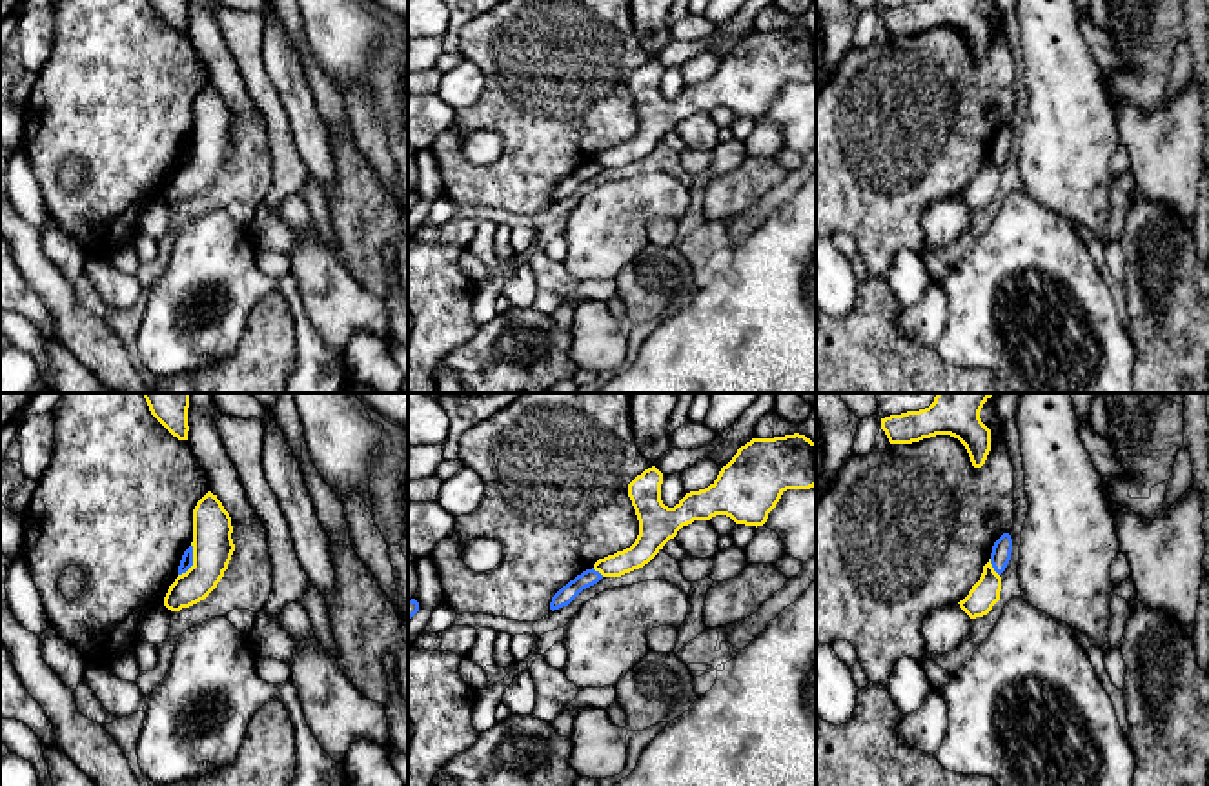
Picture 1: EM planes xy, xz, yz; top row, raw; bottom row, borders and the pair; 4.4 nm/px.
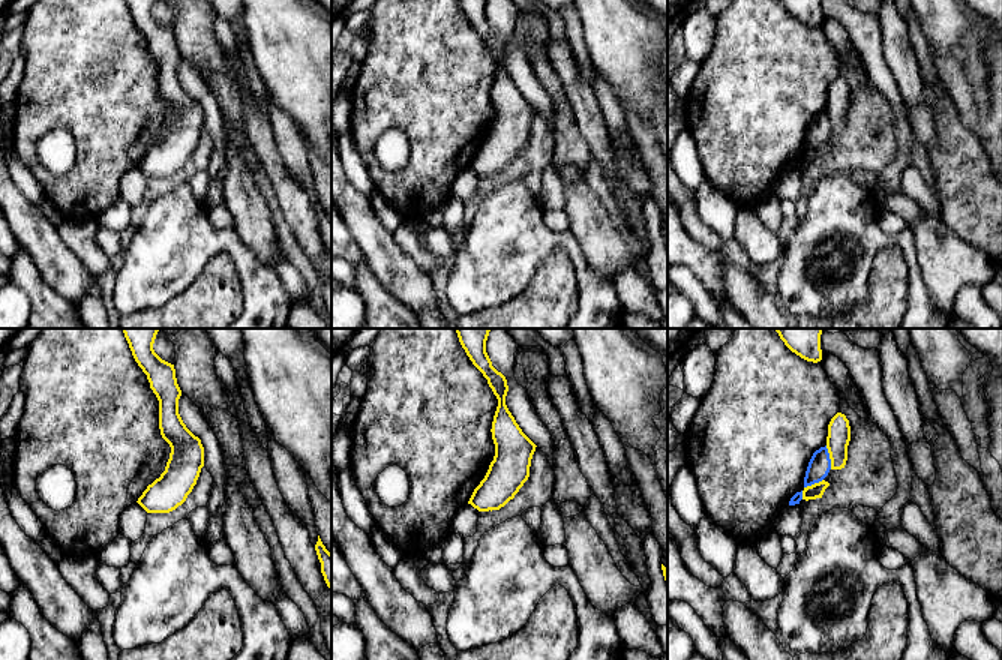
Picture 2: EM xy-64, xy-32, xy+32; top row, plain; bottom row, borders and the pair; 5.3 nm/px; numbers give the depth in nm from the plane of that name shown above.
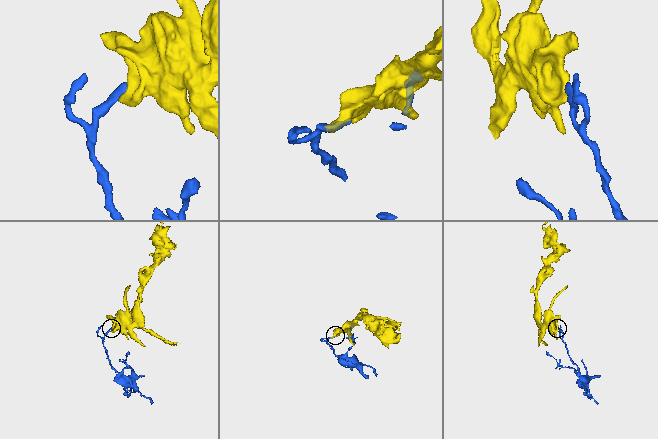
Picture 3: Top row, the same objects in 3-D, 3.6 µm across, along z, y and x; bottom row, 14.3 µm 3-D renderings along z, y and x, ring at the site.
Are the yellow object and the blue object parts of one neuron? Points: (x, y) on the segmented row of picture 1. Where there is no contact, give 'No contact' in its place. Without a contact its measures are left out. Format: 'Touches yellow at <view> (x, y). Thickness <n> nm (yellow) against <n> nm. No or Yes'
Touches yellow at xy (193, 561). Thickness 180 nm (yellow) against 60 nm. No

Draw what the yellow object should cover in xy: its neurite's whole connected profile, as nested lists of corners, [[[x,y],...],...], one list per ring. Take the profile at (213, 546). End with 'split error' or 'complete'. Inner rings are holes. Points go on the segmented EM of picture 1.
[[[208,491],[193,509],[193,566],[169,586],[164,597],[168,610],[189,608],[217,588],[235,551],[231,533],[229,513]]] | complete

